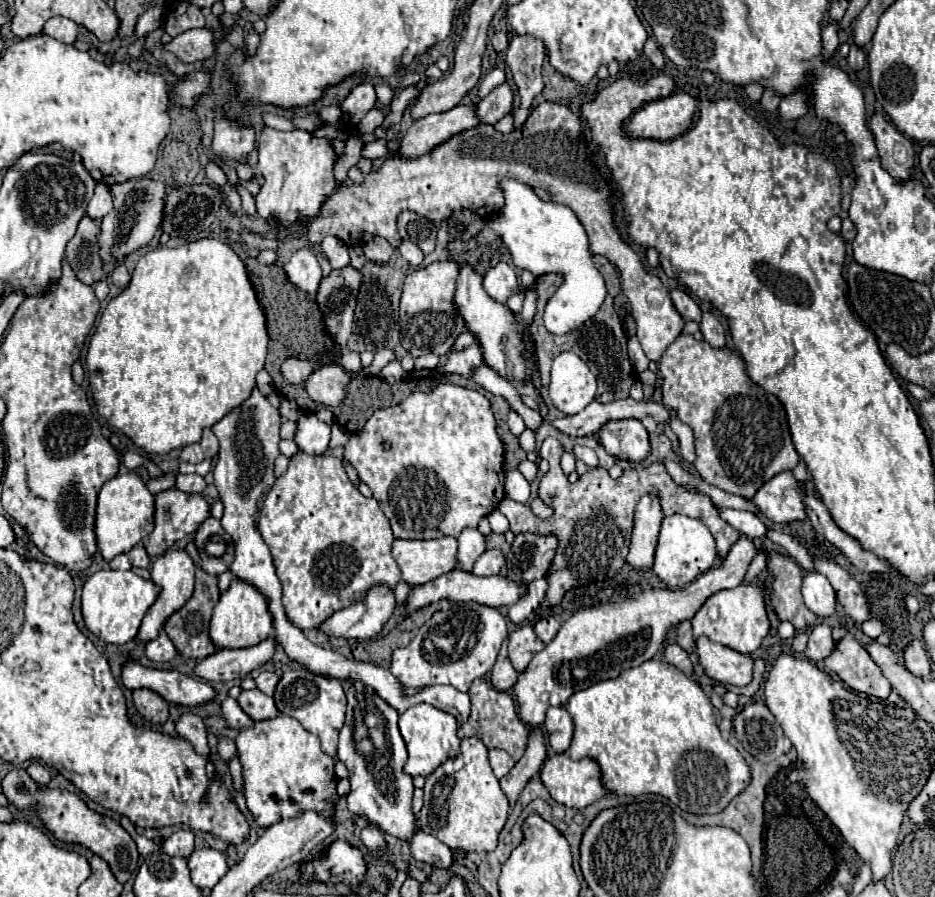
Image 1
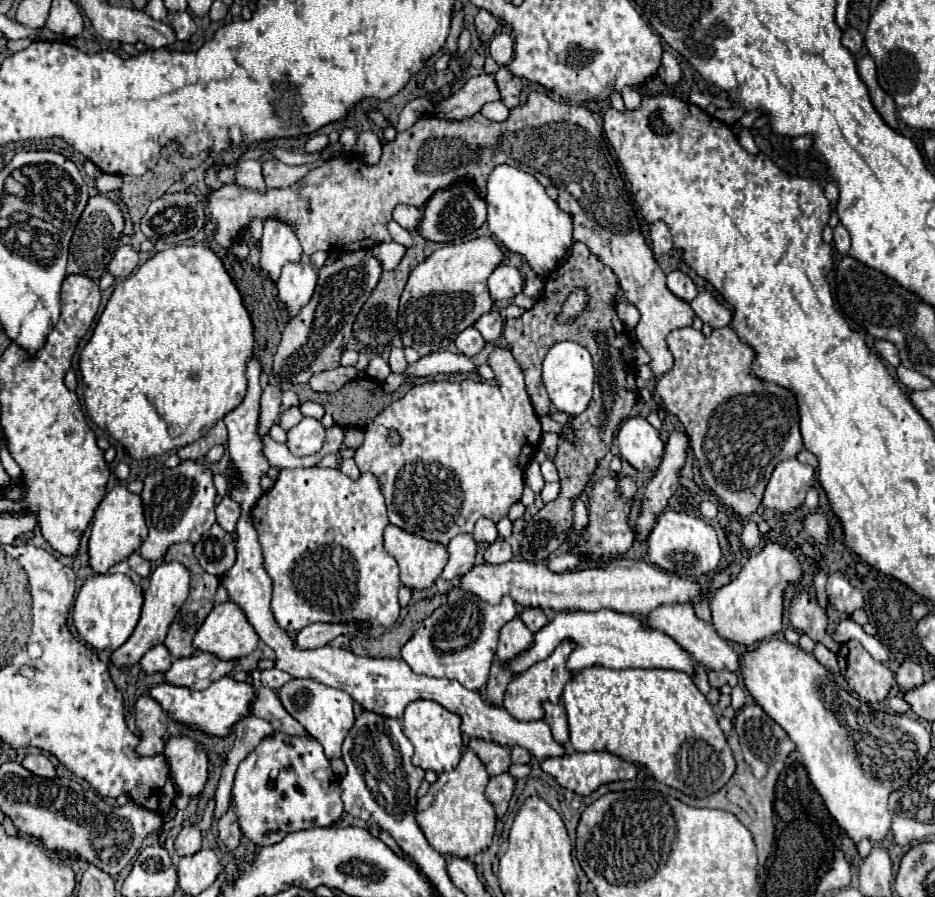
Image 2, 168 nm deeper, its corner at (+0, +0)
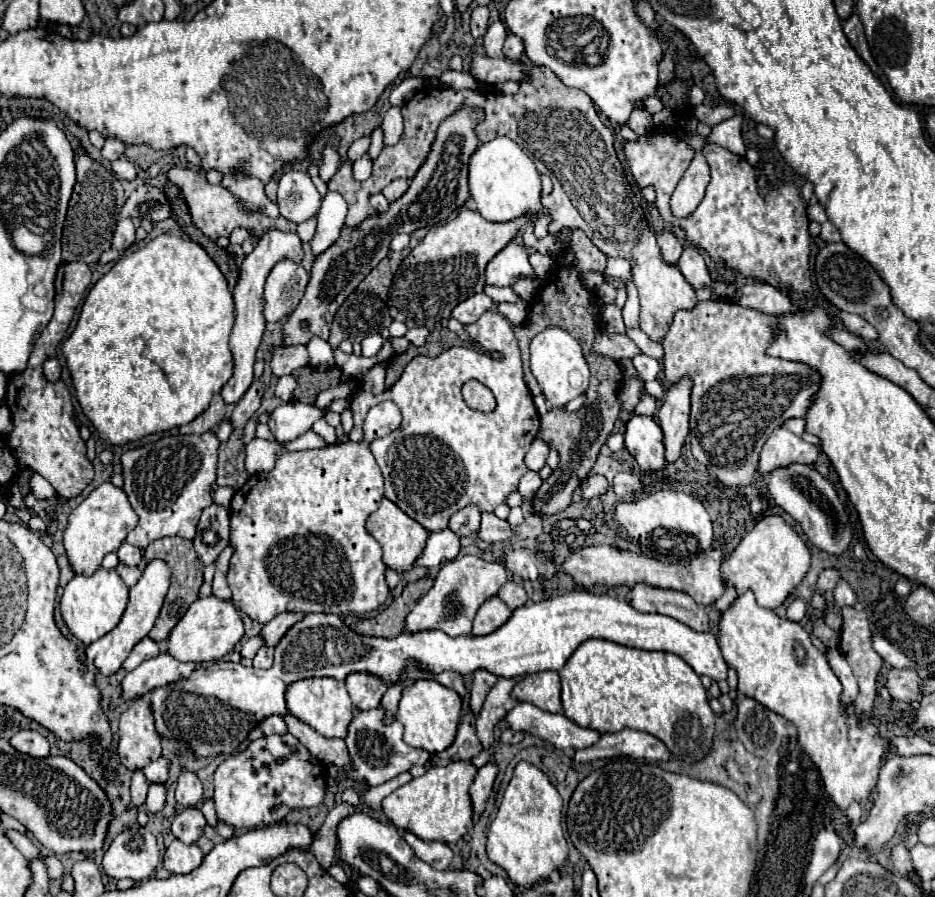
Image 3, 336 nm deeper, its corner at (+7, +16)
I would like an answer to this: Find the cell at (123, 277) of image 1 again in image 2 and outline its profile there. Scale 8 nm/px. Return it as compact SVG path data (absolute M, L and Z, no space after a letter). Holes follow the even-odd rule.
M120 246L114 254L114 258L108 264L108 272L116 280L124 280L132 274L132 270L138 266L138 254L134 252L132 246Z

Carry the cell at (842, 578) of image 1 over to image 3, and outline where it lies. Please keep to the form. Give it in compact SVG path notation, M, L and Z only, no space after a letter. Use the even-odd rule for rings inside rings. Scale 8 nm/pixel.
M825 568L825 570L819 574L819 580L817 580L817 592L825 594L825 592L833 590L835 584L837 584L837 580L839 580L839 572L837 572L835 568Z

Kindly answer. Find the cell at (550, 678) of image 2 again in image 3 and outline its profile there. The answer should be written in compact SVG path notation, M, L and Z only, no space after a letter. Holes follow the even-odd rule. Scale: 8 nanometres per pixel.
M499 678L499 682L489 690L475 722L475 732L483 748L489 748L495 740L491 738L491 728L495 728L509 714L509 710L515 708L517 700L511 698L511 690L517 684L517 680L521 678Z

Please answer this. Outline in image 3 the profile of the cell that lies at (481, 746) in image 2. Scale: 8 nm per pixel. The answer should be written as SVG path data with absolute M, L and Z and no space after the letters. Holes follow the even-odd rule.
M461 722L459 724L459 730L457 730L457 736L455 736L455 742L443 750L439 754L439 758L449 758L449 760L471 760L473 756L477 756L481 752L481 742L479 738L475 736L475 728L467 722Z

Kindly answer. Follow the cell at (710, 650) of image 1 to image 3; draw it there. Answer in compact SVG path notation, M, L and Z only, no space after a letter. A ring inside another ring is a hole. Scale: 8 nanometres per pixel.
M635 584L629 590L629 604L637 612L657 612L671 616L697 632L709 630L709 618L705 610L685 592L655 588L649 584Z

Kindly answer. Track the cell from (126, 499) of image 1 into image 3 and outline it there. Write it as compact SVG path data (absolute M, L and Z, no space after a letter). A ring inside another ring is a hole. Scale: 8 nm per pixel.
M111 482L101 484L99 488L95 488L69 516L65 534L63 534L63 546L67 552L67 560L69 566L75 574L83 574L83 576L91 576L99 566L101 560L105 558L105 554L115 552L125 536L137 526L137 514L133 512L125 492L117 486L113 486Z

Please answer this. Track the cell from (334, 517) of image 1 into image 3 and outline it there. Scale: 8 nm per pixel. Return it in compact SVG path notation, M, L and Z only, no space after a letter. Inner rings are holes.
M383 402L373 406L367 412L367 418L363 422L363 440L361 442L337 442L337 444L329 444L325 448L319 450L303 450L303 452L289 452L289 454L281 454L277 460L277 466L271 472L263 472L263 474L253 474L233 496L231 500L231 540L229 544L233 546L233 556L229 560L229 570L227 570L227 584L231 588L231 602L235 604L235 608L239 608L243 614L247 614L253 622L269 622L273 616L281 614L281 612L333 612L333 614L349 614L349 612L357 612L357 614L367 614L377 610L387 594L389 588L385 584L385 564L381 560L383 552L379 542L367 534L365 530L365 520L369 518L371 512L375 512L381 504L383 498L383 474L381 468L377 466L369 444L375 438L383 438L387 434L391 434L393 430L397 430L401 424L401 412L393 402Z

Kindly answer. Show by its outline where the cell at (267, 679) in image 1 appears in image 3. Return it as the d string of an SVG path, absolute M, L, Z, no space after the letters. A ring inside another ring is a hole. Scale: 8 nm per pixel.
M261 646L253 658L253 666L255 668L271 668L271 664L273 664L273 648Z

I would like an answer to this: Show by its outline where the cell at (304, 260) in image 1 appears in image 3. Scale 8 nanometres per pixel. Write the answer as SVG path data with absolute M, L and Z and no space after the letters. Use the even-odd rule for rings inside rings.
M281 260L273 266L263 292L263 316L267 322L279 322L287 318L299 304L305 286L309 282L309 274L301 264L291 260Z

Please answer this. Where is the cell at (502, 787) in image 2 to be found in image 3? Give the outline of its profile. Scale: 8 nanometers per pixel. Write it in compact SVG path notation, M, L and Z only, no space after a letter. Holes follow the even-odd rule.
M485 764L477 776L475 776L475 782L471 784L471 790L469 790L469 796L471 796L471 802L473 802L473 820L477 822L477 818L481 816L481 812L485 810L485 802L493 790L493 782L495 782L495 776L497 776L497 766L495 764Z

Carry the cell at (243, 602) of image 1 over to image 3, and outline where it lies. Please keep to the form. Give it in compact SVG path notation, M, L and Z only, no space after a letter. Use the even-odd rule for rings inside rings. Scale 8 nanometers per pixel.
M209 596L209 598L197 598L189 606L185 616L175 624L173 632L169 634L169 640L165 640L163 648L175 660L203 664L225 658L239 644L241 638L243 638L243 622L237 608L227 600Z

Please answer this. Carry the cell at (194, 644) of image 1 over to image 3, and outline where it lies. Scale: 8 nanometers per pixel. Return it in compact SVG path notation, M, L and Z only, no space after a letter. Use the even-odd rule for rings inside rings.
M161 538L161 540L155 540L151 546L147 546L143 550L143 558L145 558L145 562L155 560L155 558L161 558L161 560L165 560L169 564L169 570L171 570L171 586L169 586L167 598L163 602L163 608L159 612L159 618L155 620L153 630L149 632L149 638L151 640L163 642L163 640L167 640L169 632L173 630L173 626L187 612L187 608L199 598L199 586L203 584L203 568L205 566L197 558L197 554L193 550L193 542L191 540L183 540L183 538Z

